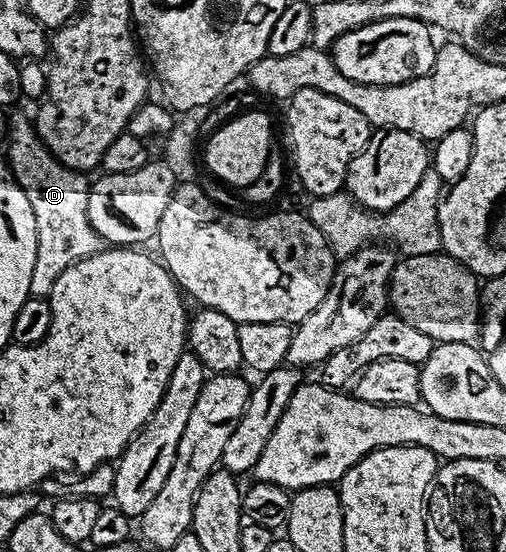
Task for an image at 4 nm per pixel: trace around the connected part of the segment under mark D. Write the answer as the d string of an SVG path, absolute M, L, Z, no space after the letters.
M29 162L25 166L23 179L25 195L31 200L31 212L35 212L35 228L37 229L37 251L35 252L35 272L31 272L30 295L34 299L50 297L53 294L55 280L71 264L103 249L103 243L95 228L91 228L91 220L87 216L87 200L89 199L90 179L84 173L67 170L60 164L36 166Z

